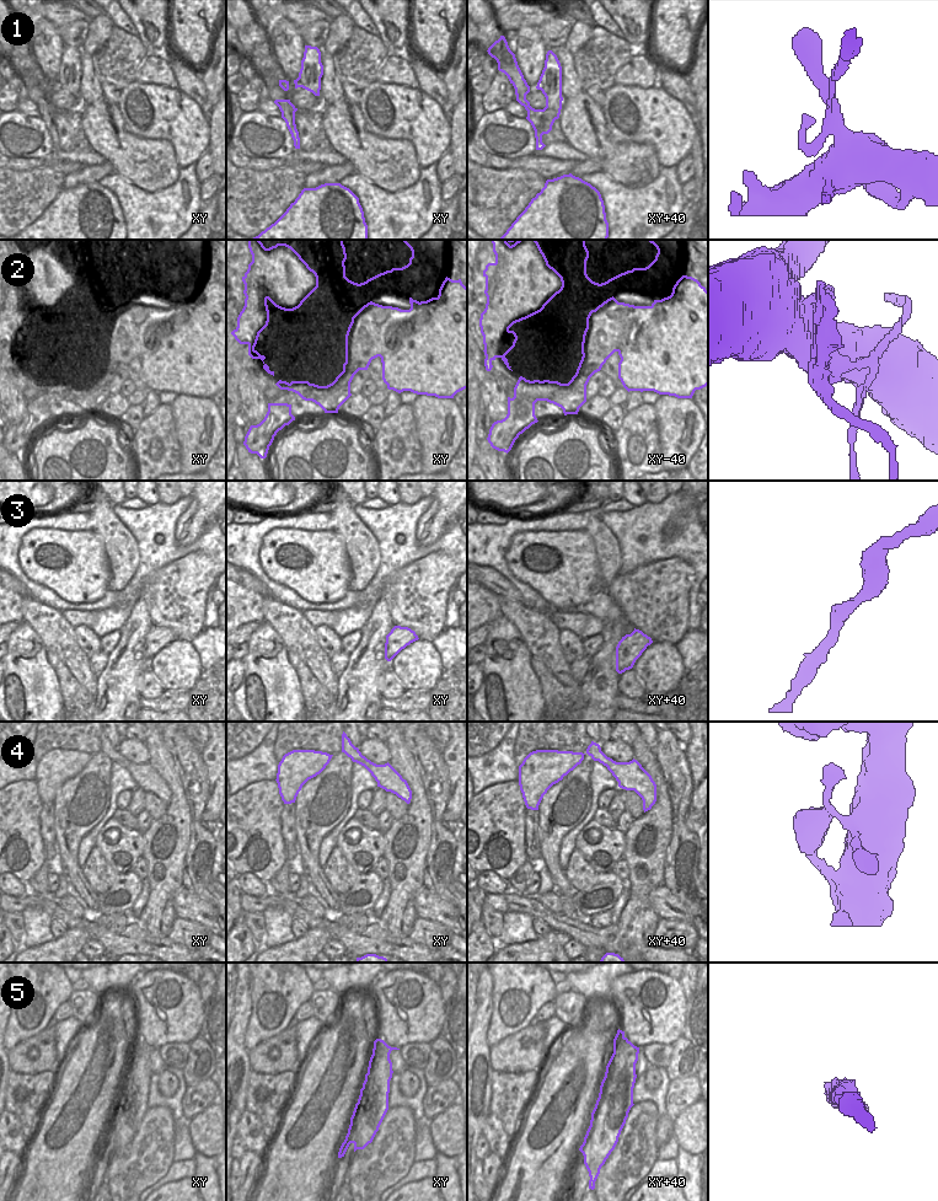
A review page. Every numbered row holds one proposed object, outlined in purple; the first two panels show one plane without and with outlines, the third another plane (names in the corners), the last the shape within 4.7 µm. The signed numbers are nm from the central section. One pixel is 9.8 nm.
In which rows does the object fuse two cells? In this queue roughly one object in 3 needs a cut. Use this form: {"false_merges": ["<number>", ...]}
{"false_merges": ["2", "5"]}

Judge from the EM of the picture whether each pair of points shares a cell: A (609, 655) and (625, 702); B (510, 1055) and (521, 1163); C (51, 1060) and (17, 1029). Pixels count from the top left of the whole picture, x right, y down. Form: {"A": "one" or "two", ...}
{"A": "two", "B": "two", "C": "two"}

